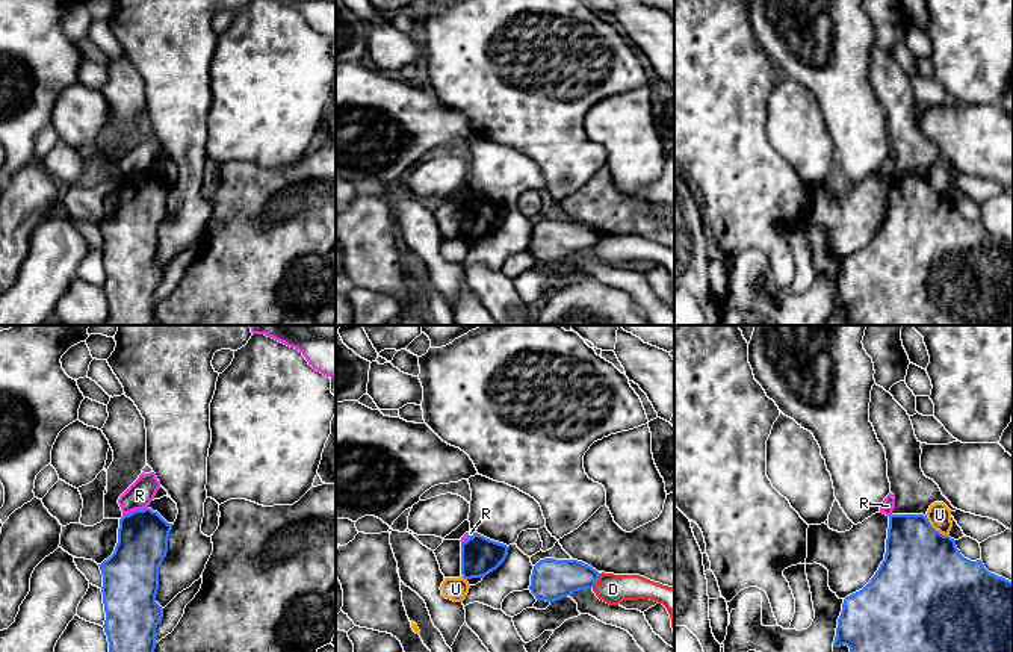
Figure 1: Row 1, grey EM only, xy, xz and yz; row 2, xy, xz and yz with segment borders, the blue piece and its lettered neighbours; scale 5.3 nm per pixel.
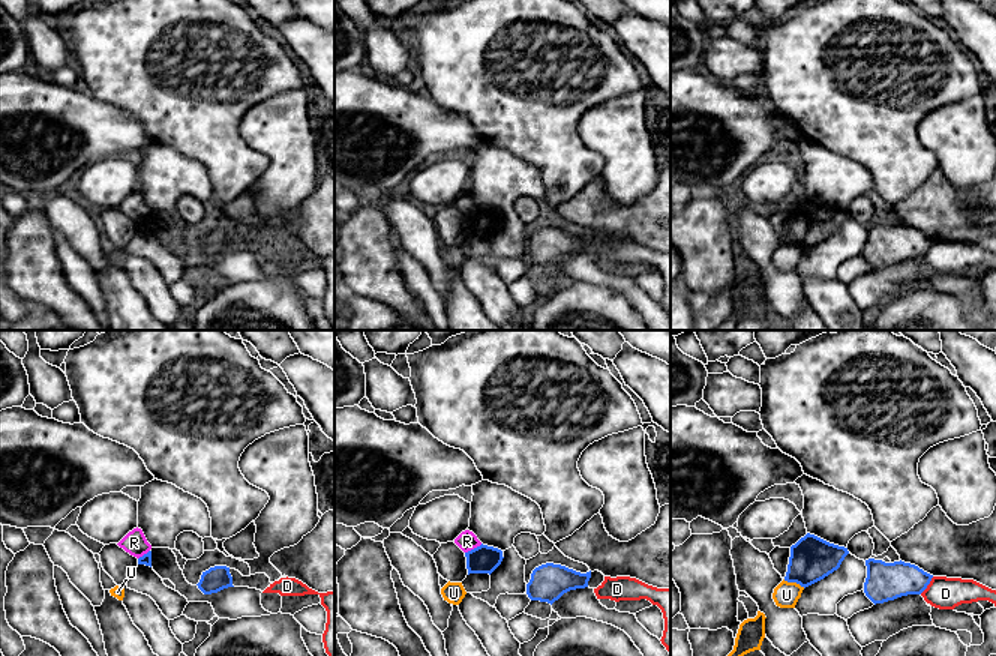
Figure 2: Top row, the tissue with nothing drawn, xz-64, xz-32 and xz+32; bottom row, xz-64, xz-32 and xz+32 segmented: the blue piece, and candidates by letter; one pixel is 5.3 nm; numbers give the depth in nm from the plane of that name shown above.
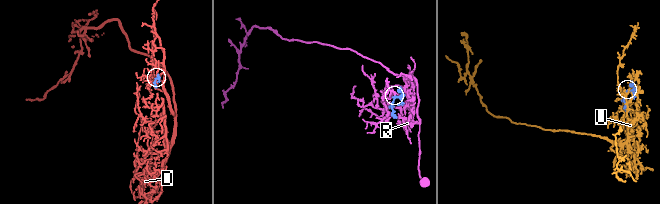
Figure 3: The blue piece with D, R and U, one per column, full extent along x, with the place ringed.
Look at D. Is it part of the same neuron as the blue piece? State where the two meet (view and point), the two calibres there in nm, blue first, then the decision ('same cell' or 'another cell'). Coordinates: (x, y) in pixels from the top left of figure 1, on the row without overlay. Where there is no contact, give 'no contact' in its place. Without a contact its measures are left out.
xz (596, 242) | 220/160 nm | another cell

